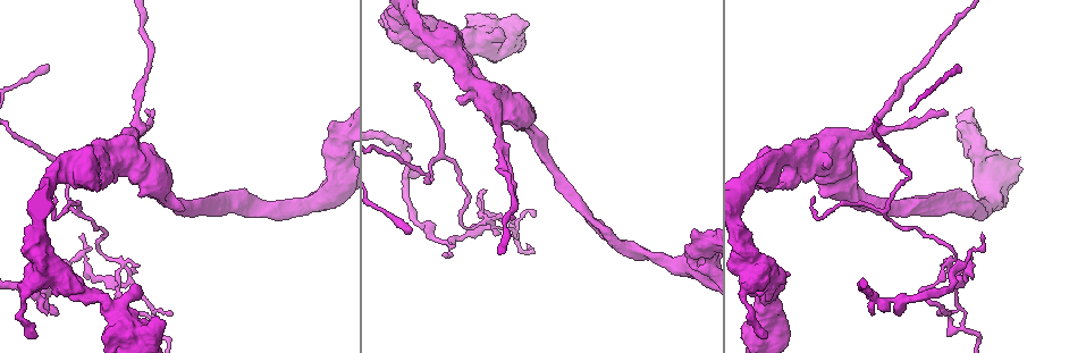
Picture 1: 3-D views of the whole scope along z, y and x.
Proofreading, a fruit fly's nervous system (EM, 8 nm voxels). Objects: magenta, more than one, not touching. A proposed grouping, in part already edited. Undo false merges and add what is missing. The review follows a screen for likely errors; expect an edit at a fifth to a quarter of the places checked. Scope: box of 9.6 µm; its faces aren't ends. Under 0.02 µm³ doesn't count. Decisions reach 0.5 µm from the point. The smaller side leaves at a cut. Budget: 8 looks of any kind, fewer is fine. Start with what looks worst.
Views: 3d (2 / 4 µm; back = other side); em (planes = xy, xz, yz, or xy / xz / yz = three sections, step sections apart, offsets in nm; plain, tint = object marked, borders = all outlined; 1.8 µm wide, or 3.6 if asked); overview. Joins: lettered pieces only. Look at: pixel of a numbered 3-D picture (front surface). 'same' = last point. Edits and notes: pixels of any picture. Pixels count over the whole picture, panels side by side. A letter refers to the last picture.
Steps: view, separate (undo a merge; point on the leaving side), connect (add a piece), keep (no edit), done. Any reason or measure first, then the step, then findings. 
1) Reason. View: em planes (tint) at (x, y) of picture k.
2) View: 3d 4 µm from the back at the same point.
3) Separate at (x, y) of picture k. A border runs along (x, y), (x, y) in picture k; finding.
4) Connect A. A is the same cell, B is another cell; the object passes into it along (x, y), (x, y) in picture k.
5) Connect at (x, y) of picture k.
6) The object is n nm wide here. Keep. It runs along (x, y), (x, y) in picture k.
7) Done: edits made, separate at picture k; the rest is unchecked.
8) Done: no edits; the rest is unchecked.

Sharp bend. View: em xy step 16 (borders) at (910, 176) of picture 1.

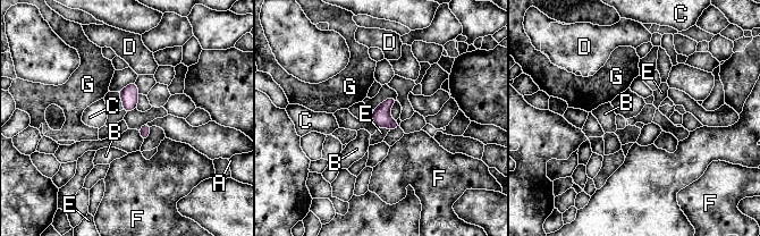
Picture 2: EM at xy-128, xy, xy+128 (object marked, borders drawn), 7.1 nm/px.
Keep. A, B, C, D, E, F and G are other cells; a border runs along (377, 128), (385, 127), (389, 131) in picture 2; continuous, no second neuron.

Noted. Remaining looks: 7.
Abrupt turn. View: 3d 4 µm at (114, 313) of picture 1.

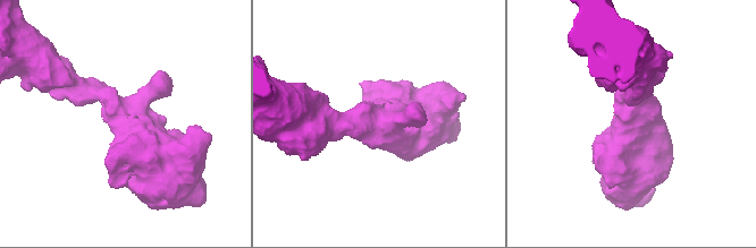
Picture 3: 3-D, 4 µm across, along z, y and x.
Shape alone is not enough. View: em planes (plain) at (632, 125) of picture 3.

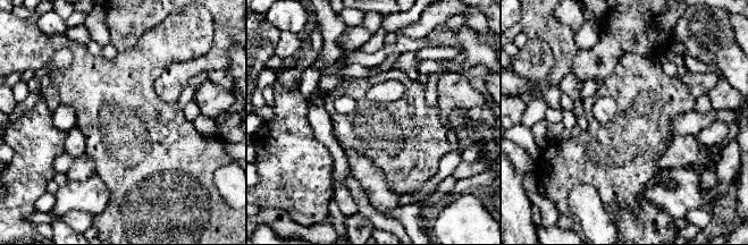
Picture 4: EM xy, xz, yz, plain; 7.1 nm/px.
View: em planes (borders) at the same point.

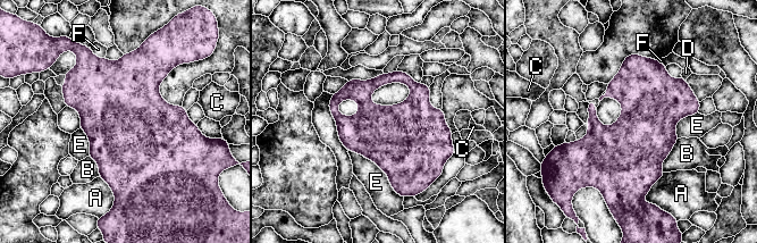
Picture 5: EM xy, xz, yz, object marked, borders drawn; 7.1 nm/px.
The longest contact is with E, 500 nm. Keep. A, B, C, D, E and F are other cells; a border runs along (347, 150), (370, 159), (401, 197) in picture 5; one neuron here.

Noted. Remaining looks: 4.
View: em 3.6 µm xz step 16 (tint) at (122, 161) of picture 1.

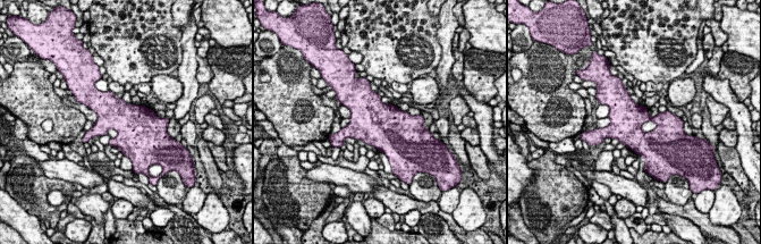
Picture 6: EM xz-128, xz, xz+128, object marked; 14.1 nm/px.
View: em 3.6 µm planes (borders) at the same point.

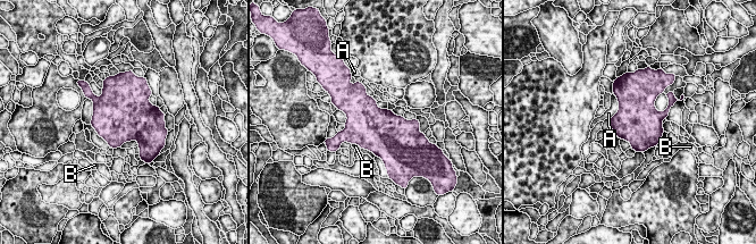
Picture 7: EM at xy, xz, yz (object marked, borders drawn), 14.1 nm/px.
The object is 650 nm wide here; the longest contact is with A, 380 nm. Keep. A and B are other cells; all the same neuron.

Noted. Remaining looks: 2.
Done: no edits; the rest is unchecked.

